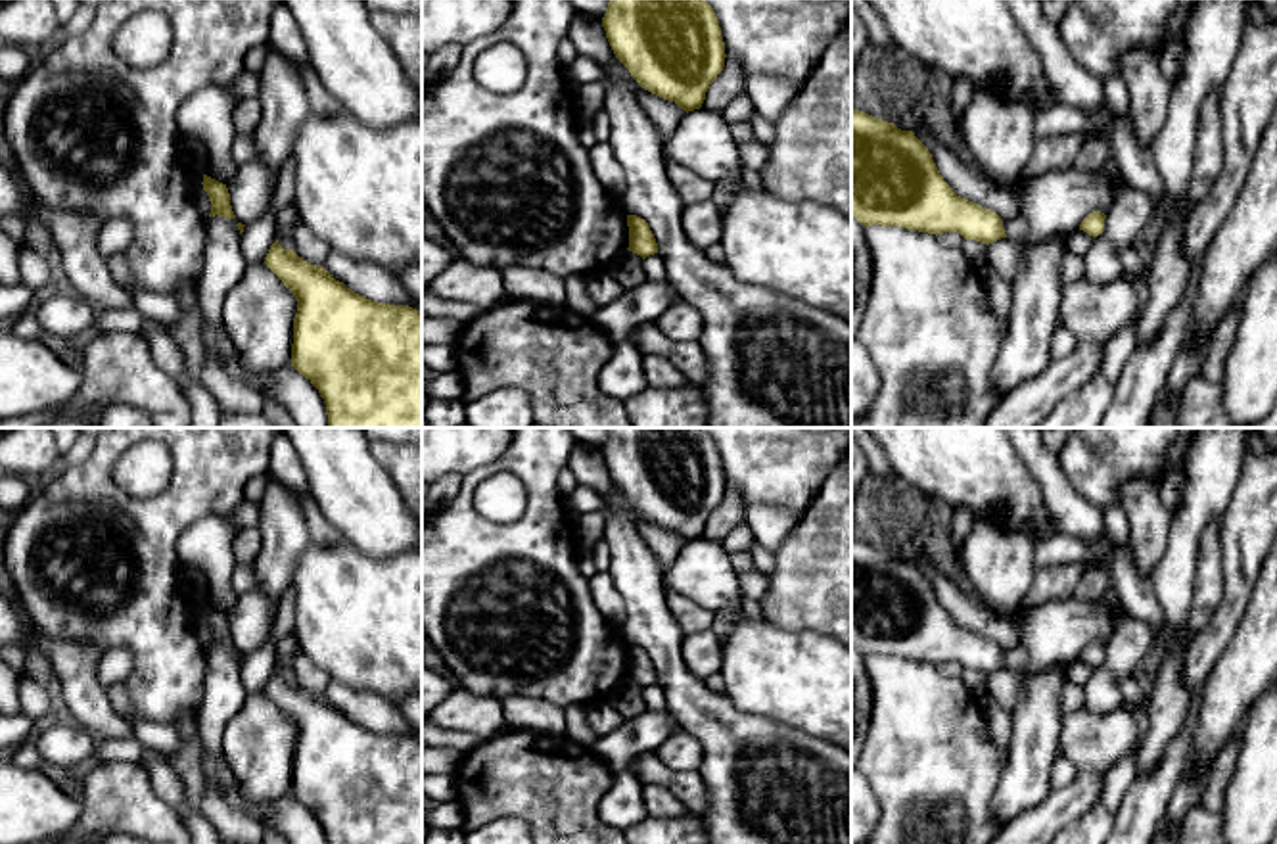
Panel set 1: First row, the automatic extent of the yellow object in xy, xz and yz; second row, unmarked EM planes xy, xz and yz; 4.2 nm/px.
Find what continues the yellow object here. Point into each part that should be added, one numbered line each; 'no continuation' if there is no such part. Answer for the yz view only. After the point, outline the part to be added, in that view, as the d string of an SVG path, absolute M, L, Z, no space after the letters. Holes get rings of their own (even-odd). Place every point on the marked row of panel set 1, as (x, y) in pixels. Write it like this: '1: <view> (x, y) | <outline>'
no continuation

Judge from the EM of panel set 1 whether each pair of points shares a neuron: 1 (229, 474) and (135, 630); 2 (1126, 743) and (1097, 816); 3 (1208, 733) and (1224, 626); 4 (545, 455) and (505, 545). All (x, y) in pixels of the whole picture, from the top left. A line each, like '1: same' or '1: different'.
1: same
2: different
3: different
4: same

